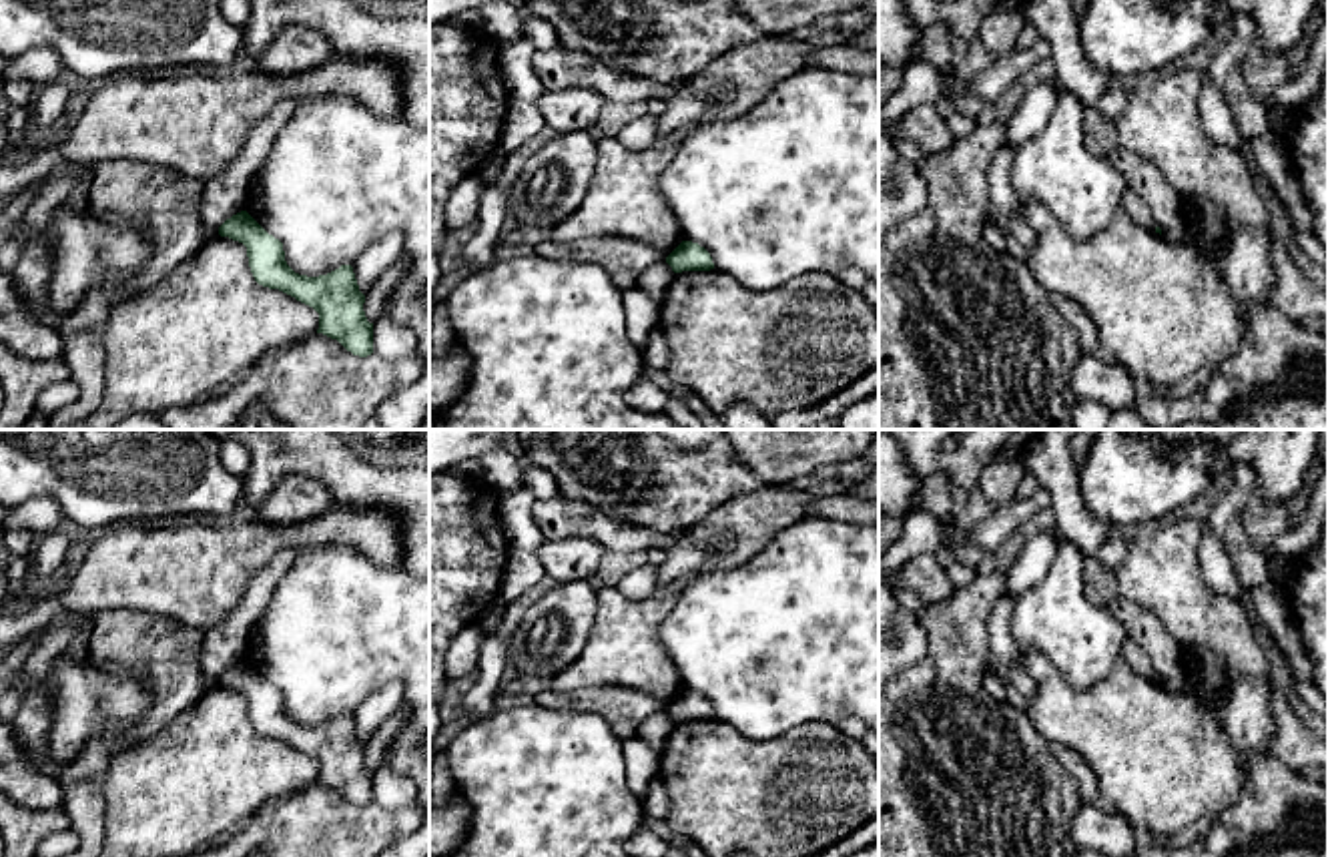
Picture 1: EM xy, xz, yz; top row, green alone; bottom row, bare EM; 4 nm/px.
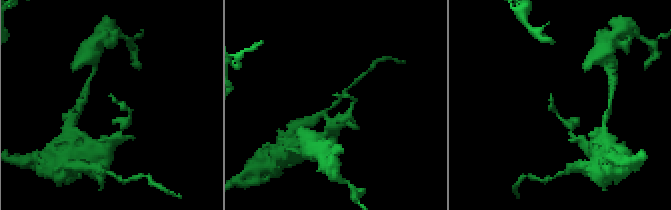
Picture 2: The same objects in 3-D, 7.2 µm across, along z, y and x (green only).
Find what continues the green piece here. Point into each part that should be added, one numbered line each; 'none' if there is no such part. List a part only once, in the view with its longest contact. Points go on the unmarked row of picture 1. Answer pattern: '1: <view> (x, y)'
none

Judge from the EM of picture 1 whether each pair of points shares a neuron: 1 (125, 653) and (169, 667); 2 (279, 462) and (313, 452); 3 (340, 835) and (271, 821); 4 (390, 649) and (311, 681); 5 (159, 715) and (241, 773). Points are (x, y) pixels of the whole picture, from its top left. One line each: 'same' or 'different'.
1: same
2: same
3: same
4: same
5: different

